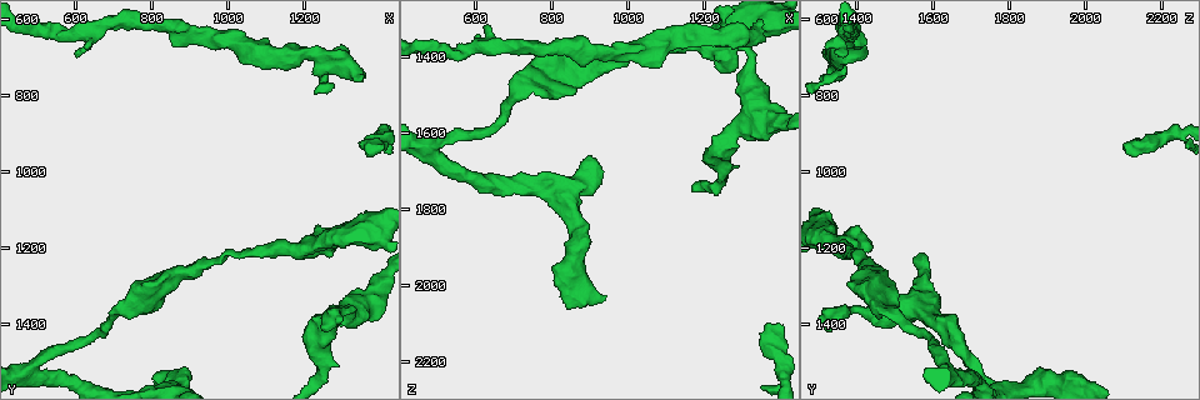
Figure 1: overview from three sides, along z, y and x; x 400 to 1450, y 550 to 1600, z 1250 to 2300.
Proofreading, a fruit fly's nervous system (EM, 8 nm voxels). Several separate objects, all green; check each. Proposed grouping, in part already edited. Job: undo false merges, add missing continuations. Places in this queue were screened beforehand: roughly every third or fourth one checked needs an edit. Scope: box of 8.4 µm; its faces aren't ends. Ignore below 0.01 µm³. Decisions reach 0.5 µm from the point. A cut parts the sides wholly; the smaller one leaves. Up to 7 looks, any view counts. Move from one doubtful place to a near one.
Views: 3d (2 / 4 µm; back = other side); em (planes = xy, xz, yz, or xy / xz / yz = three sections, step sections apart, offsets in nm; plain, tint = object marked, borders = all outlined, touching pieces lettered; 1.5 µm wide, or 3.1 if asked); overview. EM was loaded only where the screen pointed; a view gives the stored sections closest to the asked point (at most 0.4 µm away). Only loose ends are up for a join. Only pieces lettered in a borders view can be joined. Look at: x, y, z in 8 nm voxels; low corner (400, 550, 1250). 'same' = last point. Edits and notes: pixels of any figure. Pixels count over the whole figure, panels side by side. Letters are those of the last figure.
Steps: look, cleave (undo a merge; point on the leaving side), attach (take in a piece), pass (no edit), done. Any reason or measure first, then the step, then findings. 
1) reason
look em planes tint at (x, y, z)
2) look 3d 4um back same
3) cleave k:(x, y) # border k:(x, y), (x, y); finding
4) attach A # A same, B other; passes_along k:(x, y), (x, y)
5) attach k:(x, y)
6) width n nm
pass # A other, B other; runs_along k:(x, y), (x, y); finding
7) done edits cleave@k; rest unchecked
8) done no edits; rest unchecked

an open end
look em yz step 4 borders at (630, 675, 1325)

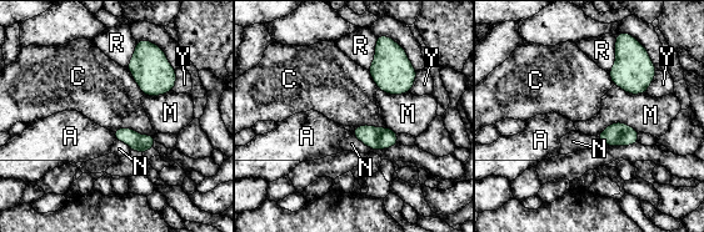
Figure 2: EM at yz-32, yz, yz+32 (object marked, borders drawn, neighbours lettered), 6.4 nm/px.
pass # A other, C other, M other, N other, R other, Y other; border 2:(638, 131), (612, 122), (597, 136); none of them fits

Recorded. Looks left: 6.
branch stops here
look em planes borders at (1240, 1410, 1320)

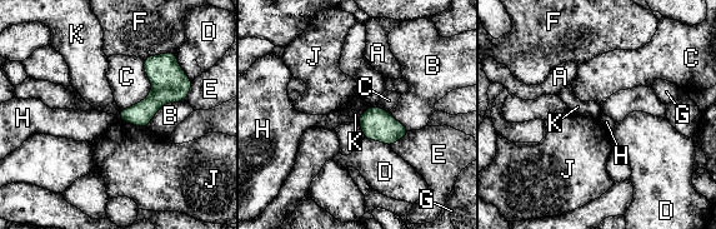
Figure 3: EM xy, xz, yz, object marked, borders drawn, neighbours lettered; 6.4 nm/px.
pass # A other, B other, C other, D other, E other, F other, G other, H other, J other, K other; border 3:(118, 115), (120, 119); no lettered piece goes on from it

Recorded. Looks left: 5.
look 3d 2um at (1395, 935, 2105)

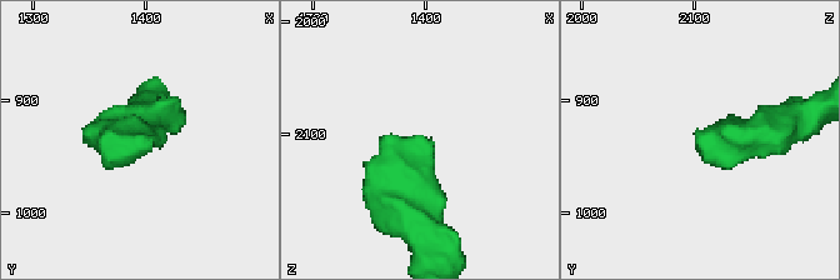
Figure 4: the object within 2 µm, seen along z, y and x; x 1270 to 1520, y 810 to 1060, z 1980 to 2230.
now the EM
look em xz step 4 borders at (1386, 932, 2098)

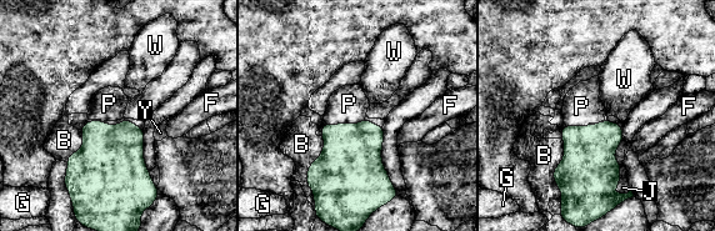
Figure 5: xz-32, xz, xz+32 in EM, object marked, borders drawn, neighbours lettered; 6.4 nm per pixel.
width 220 nm
attach P # B other, F other, G other, J other, P same, W other, Y other; it goes on there

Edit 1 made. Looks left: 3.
done edits attach@5; rest unchecked

